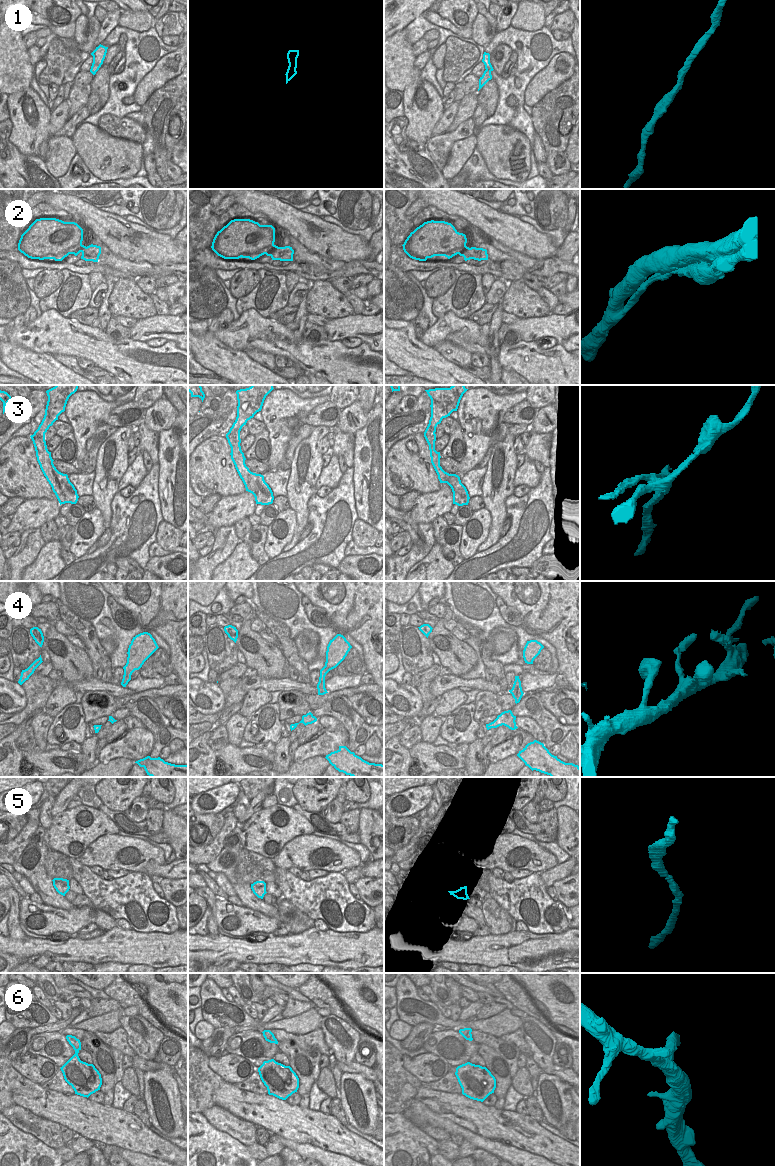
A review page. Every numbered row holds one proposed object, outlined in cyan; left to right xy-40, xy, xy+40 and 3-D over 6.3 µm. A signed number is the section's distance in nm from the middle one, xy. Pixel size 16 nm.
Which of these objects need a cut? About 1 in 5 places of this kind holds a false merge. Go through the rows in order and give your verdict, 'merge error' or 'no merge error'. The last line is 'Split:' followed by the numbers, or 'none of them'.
1: no merge error
2: no merge error
3: merge error
4: no merge error
5: no merge error
6: no merge error
Split: 3

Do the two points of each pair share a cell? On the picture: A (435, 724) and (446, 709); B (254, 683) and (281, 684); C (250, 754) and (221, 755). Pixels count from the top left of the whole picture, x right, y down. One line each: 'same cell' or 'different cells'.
A: different cells
B: same cell
C: same cell

